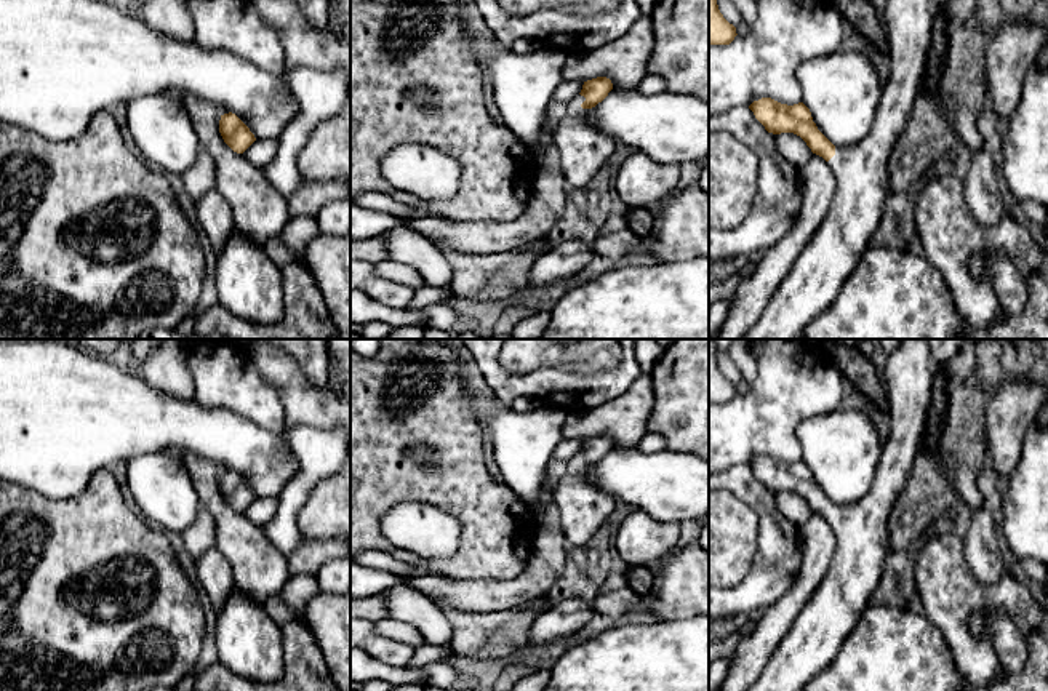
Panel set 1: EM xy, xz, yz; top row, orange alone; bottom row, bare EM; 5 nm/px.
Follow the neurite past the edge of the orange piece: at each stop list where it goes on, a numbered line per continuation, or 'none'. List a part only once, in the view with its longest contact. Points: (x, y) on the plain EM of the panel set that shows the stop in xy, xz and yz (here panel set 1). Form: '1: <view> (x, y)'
1: xz (583, 507)

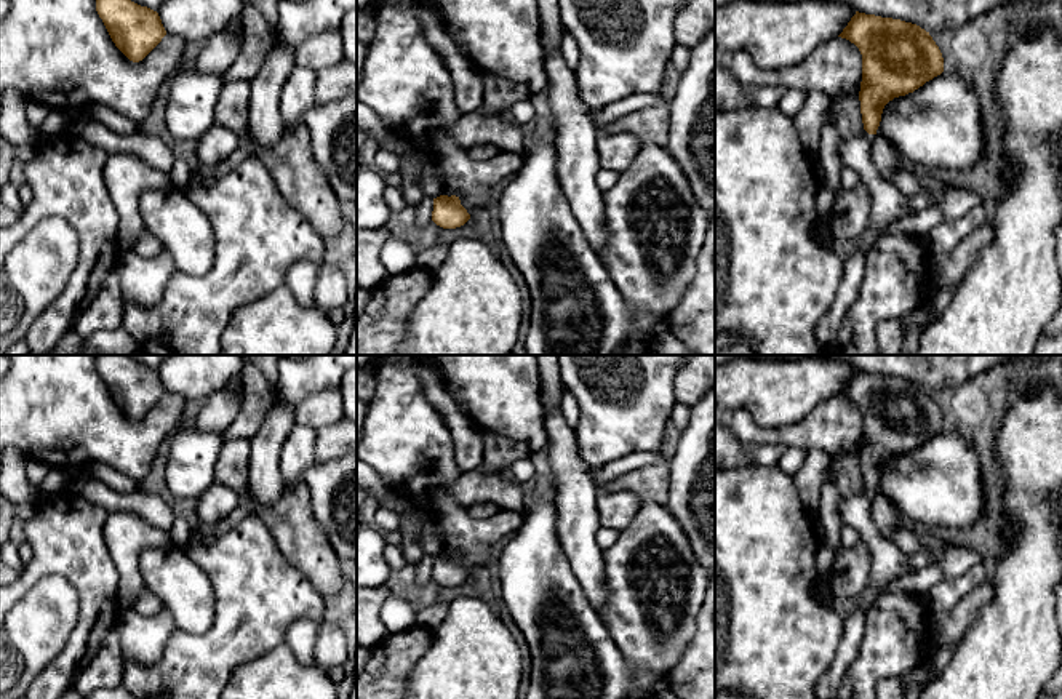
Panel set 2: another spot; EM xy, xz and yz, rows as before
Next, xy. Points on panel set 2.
none

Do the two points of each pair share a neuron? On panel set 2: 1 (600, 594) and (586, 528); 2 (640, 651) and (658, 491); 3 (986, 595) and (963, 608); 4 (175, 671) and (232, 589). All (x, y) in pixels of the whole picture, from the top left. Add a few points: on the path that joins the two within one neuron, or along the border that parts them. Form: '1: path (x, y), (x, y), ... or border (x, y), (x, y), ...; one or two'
1: path (592, 578), (586, 562), (586, 544); one
2: border (642, 501), (656, 501), (666, 506); two
3: path (981, 595), (968, 608); one
4: path (197, 656), (232, 621), (232, 611); one

